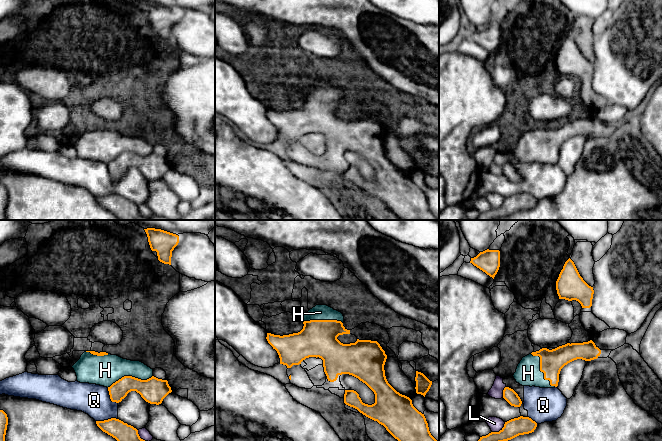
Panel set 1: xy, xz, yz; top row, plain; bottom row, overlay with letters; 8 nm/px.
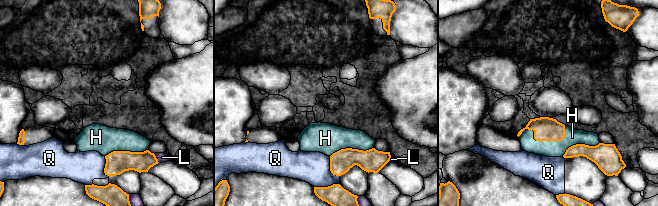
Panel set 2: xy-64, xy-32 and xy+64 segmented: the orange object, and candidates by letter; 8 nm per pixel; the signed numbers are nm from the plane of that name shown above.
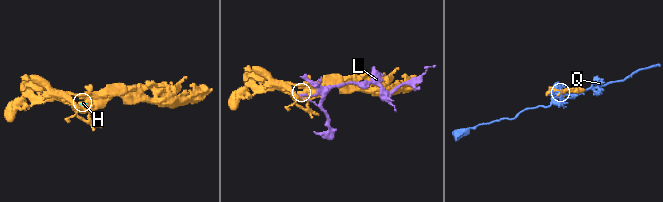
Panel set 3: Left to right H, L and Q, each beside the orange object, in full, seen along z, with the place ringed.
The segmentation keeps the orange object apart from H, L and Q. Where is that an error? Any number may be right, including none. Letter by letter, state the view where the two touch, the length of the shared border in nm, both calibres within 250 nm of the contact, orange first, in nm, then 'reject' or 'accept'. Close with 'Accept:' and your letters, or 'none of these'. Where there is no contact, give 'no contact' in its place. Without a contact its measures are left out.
H: xy | 380 nm | 200/240 nm | accept
L: yz | 90 nm | 100/100 nm | reject
Q: xy | 180 nm | 170/260 nm | reject
Accept: H

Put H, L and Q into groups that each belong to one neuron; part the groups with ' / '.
H / L / Q

